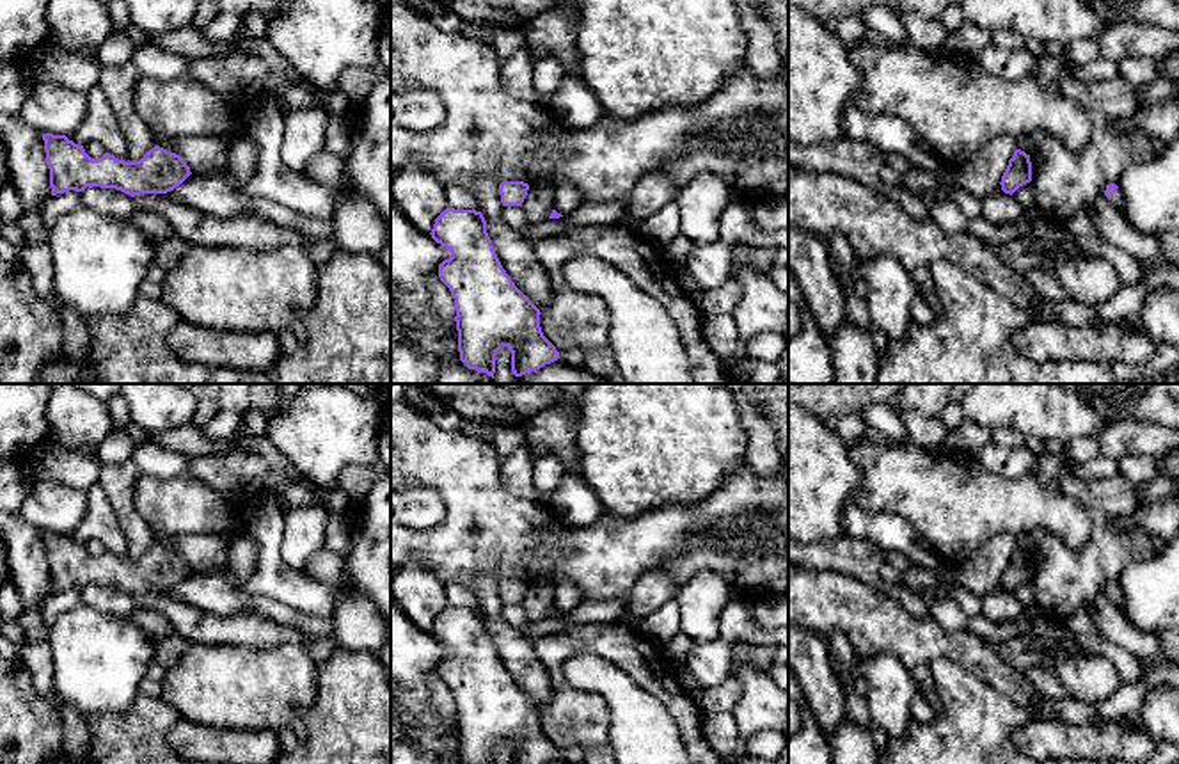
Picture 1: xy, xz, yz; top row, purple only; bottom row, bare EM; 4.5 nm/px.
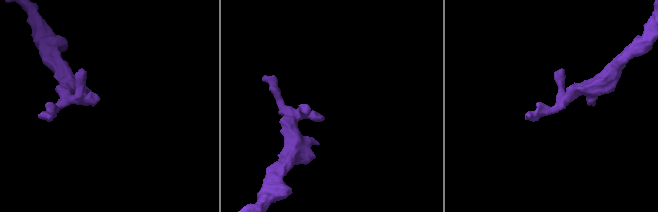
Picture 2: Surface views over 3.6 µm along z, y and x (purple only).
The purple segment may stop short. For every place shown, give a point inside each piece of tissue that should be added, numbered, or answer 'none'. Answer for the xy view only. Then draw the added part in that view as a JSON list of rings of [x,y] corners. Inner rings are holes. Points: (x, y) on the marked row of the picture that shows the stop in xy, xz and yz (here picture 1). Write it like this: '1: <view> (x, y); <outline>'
none

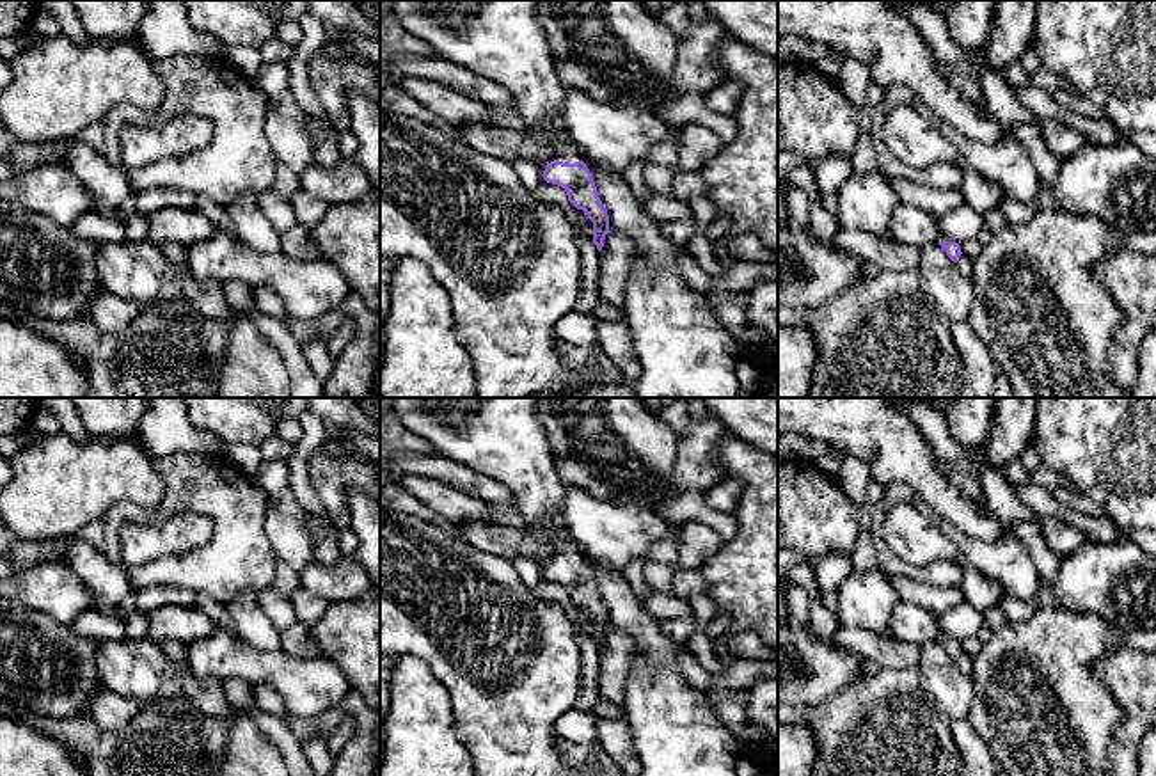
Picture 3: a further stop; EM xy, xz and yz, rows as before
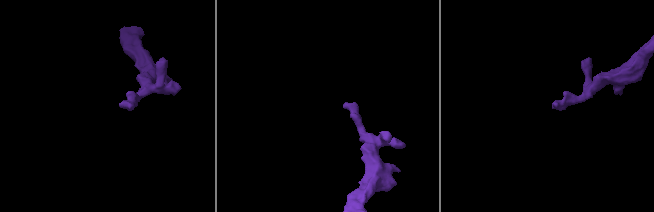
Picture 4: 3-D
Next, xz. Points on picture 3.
1: xz (501, 39); [[[394,0],[400,23],[417,39],[428,43],[435,57],[506,87],[526,128],[543,128],[558,142],[556,160],[581,162],[581,153],[566,135],[561,115],[565,89],[554,73],[552,53],[536,16],[536,0]]]

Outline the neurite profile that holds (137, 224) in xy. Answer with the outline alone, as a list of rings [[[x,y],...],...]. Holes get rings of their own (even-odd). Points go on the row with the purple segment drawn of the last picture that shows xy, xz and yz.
[[[137,211],[135,215],[130,215],[128,218],[124,218],[123,222],[130,242],[133,243],[146,242],[147,227],[149,227],[149,220],[146,215]]]

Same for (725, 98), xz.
[[[724,78],[719,87],[703,94],[703,103],[707,108],[721,115],[735,115],[740,94],[742,85],[735,80]]]

